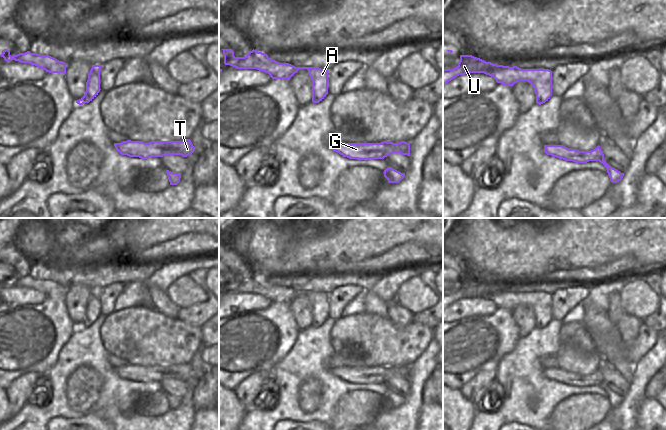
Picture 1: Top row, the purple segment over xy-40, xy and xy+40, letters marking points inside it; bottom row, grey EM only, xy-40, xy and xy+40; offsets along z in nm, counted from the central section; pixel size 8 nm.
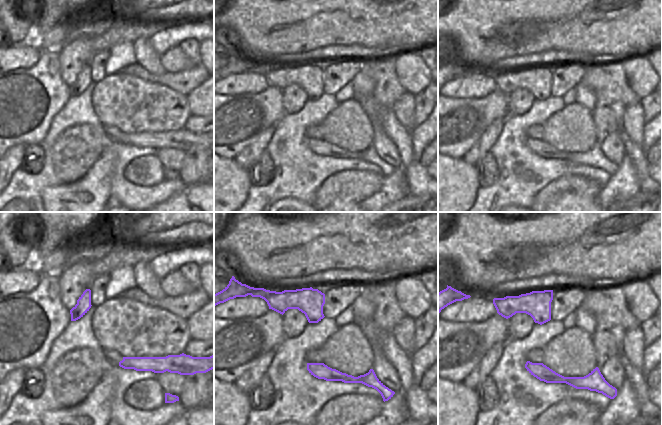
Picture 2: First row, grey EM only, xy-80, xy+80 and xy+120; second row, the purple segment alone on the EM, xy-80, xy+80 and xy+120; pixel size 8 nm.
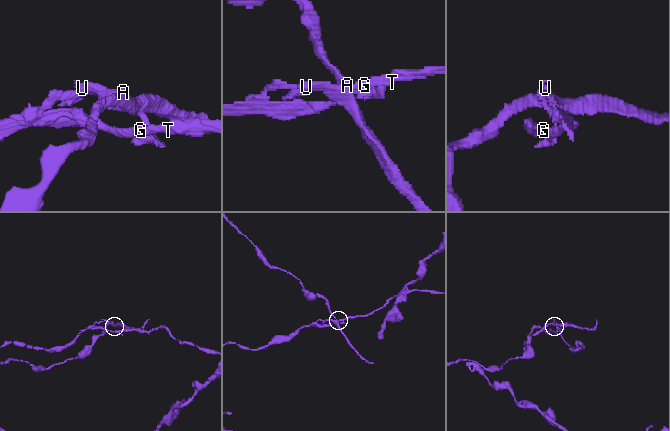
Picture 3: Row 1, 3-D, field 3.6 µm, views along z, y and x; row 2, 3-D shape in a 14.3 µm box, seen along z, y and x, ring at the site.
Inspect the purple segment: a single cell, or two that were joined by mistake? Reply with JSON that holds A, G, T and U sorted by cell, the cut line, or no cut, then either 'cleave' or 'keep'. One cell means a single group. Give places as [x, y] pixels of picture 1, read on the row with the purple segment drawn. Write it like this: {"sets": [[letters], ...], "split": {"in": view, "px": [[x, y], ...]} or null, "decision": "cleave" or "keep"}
{"sets": [["A"], ["G", "T", "U"]], "split": {"in": "xy+40", "px": [[506, 66], [504, 72], [484, 73]]}, "decision": "cleave"}

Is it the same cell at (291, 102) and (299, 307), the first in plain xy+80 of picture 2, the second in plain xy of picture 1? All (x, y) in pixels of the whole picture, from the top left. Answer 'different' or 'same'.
same

